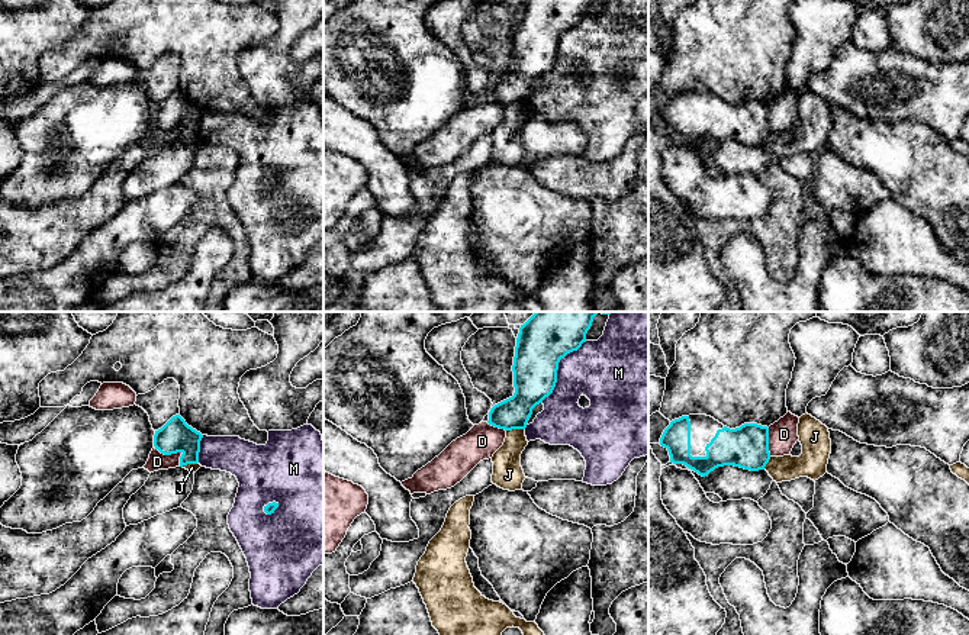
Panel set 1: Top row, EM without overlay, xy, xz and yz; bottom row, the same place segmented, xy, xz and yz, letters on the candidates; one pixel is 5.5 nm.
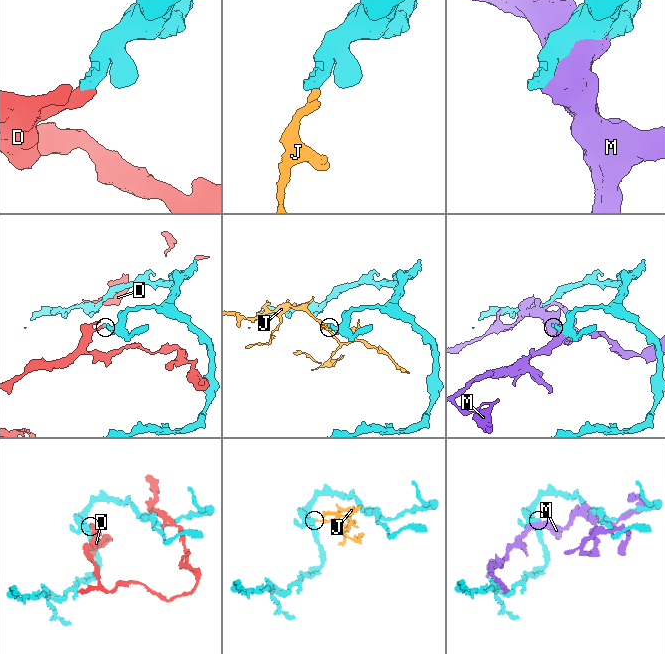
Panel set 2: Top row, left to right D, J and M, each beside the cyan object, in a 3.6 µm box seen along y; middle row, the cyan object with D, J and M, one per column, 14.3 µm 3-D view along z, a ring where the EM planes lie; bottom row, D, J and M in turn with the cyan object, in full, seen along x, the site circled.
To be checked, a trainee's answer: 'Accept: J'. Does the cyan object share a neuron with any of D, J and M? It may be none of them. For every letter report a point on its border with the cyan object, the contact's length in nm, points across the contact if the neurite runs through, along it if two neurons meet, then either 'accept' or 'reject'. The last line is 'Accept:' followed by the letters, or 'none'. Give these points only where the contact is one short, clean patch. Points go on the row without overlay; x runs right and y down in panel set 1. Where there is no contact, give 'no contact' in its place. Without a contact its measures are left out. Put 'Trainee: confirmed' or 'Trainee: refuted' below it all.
D: contact xy (173, 128); length 190 nm; border xy (154, 121), (164, 129), (179, 128), (180, 141); reject
J: contact xz (515, 103); length 110 nm; border xz (524, 103), (506, 106); reject
M: contact xz (557, 44); length 420 nm; reject
Accept: none
Trainee: refuted

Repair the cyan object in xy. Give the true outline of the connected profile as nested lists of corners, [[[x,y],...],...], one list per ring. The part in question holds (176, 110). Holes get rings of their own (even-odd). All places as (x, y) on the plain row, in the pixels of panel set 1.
[[[176,90],[161,104],[155,106],[154,122],[164,130],[180,128],[180,142],[199,138],[203,110]]]

